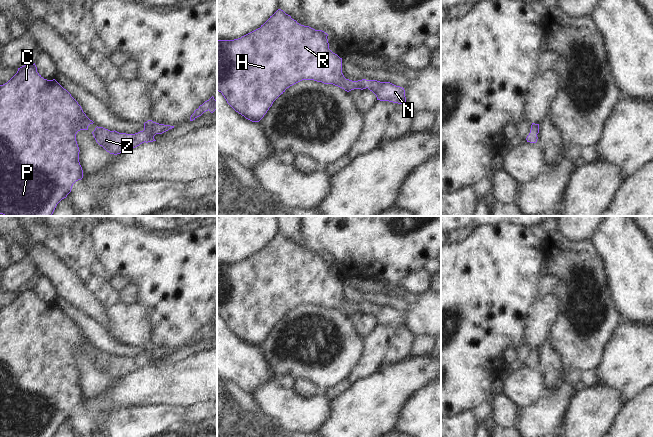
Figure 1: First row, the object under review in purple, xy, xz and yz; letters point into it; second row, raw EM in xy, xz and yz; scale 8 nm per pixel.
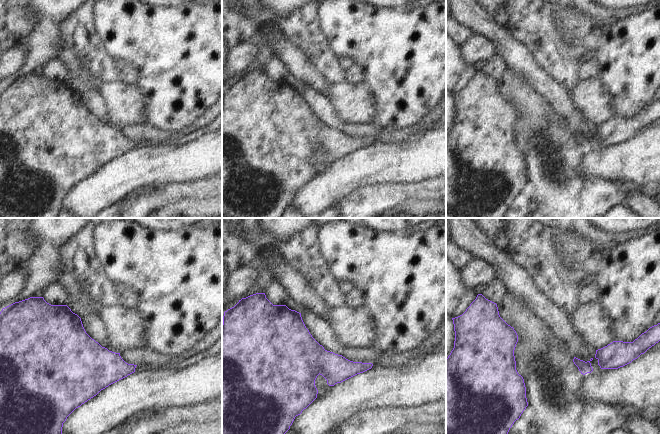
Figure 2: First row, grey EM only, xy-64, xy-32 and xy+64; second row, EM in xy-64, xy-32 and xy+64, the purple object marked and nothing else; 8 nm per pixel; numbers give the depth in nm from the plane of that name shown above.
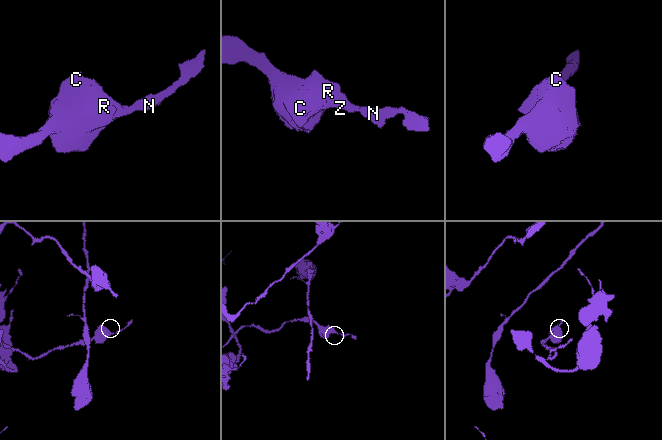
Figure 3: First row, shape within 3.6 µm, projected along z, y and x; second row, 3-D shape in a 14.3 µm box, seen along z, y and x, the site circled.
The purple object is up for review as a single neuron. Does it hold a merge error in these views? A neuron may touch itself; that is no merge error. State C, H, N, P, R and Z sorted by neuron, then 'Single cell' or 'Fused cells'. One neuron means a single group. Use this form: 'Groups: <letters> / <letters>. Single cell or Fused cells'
Groups: C H N P R Z. Single cell.

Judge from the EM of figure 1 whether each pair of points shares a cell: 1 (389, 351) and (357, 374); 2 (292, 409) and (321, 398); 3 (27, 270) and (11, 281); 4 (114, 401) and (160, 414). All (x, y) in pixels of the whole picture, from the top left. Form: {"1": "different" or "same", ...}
{"1": "same", "2": "same", "3": "same", "4": "different"}

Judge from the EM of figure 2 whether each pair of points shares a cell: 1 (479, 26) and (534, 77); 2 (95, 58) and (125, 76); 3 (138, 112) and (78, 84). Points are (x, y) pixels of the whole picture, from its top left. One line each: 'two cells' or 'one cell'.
1: one cell
2: two cells
3: one cell

